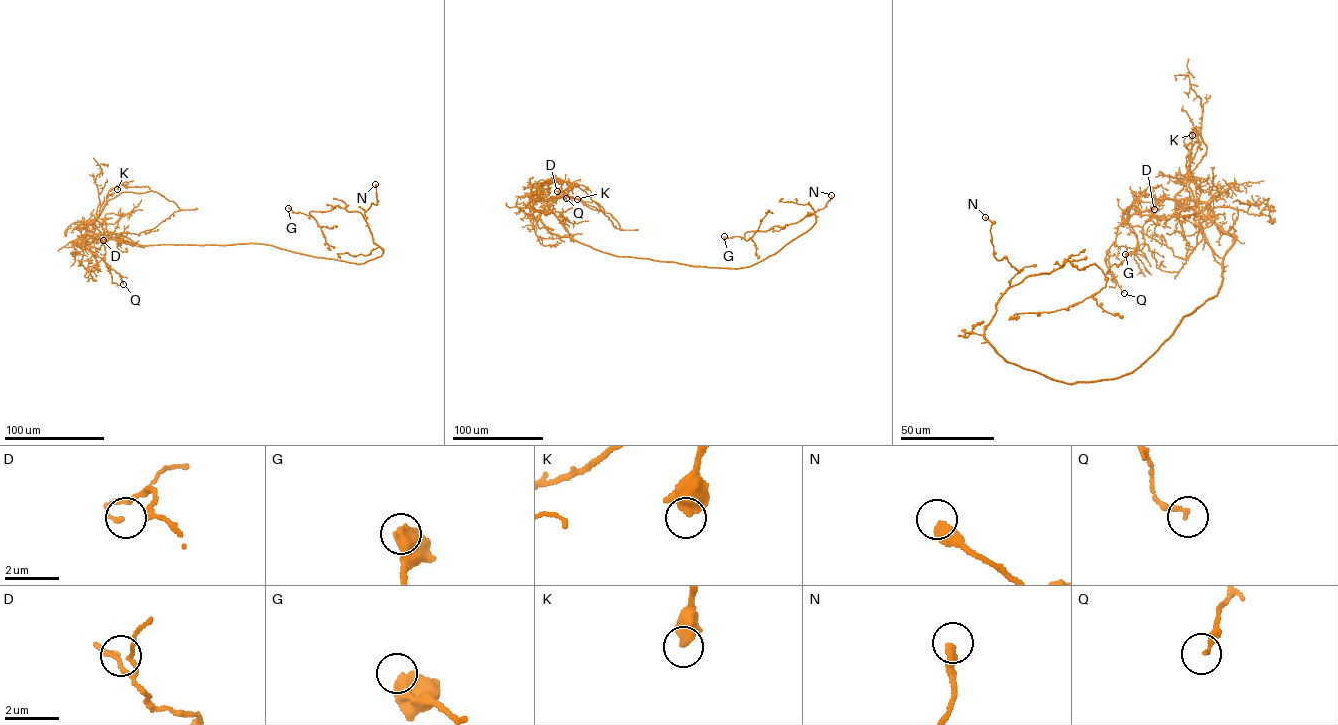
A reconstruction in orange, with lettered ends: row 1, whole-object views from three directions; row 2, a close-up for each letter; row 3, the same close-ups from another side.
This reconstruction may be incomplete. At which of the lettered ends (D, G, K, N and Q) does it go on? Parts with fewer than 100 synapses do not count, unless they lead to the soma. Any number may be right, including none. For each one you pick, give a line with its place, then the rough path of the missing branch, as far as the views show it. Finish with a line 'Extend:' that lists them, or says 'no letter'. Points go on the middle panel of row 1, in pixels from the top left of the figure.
Extend: no letter

